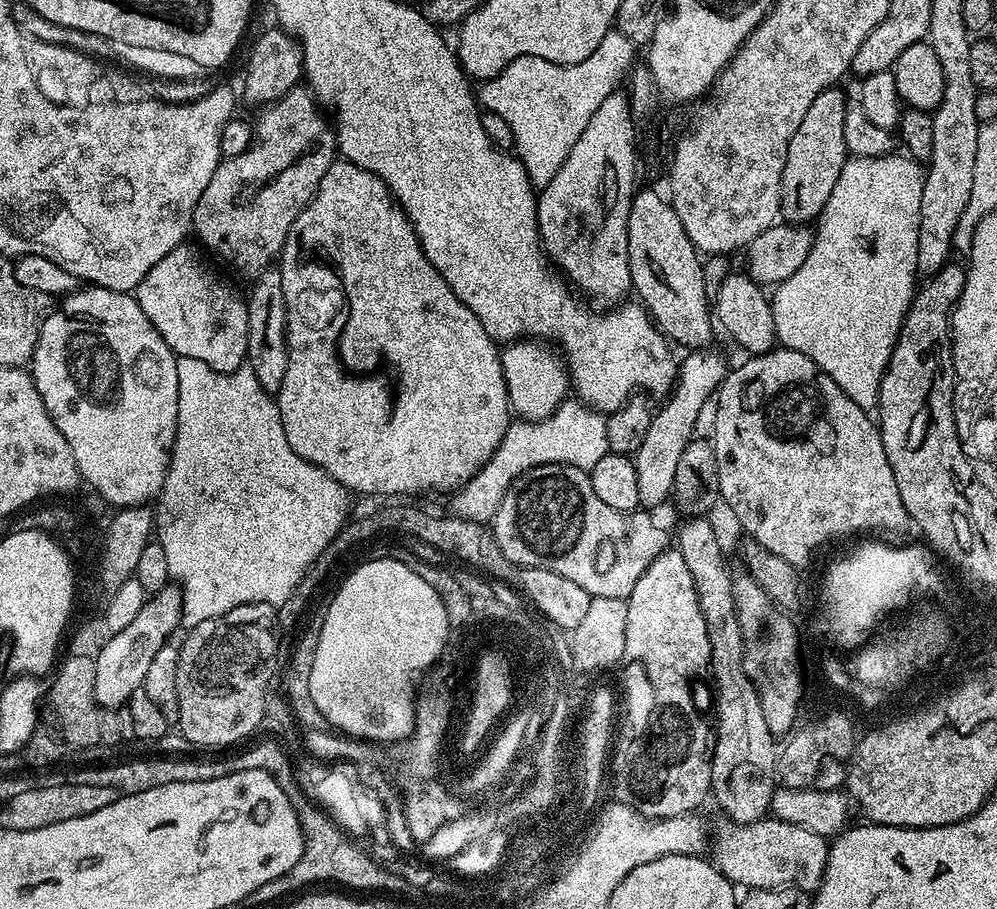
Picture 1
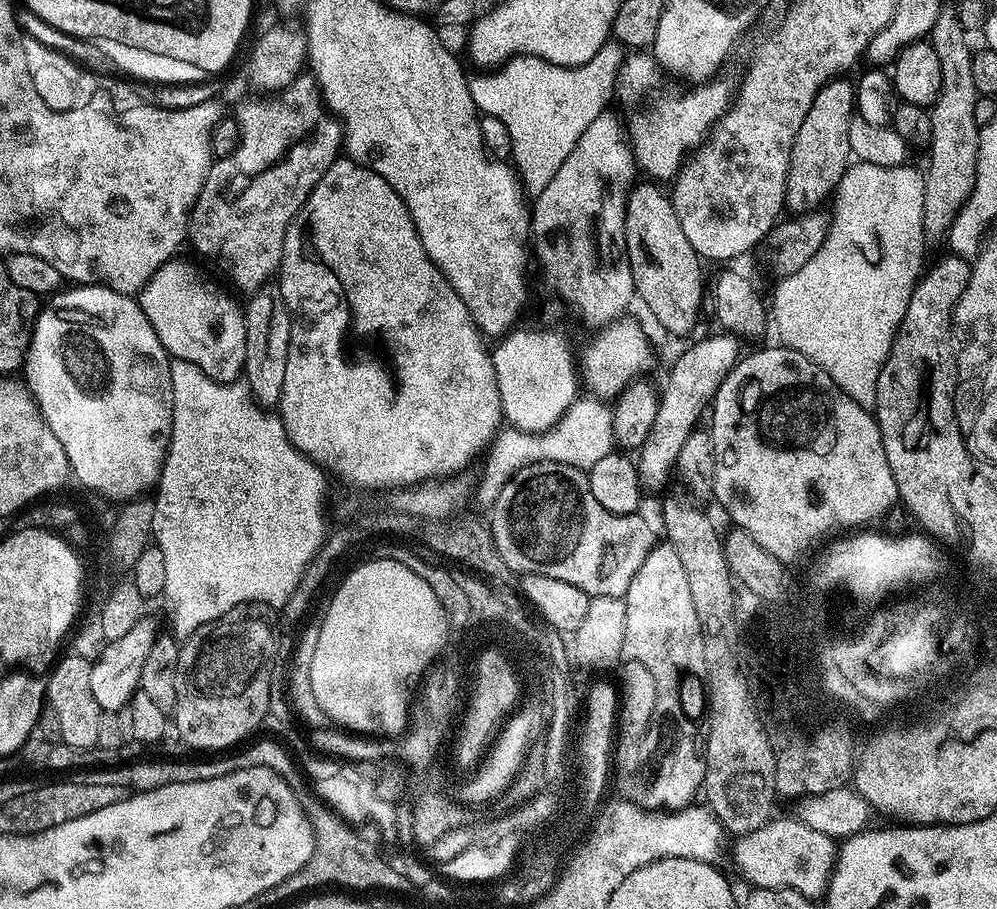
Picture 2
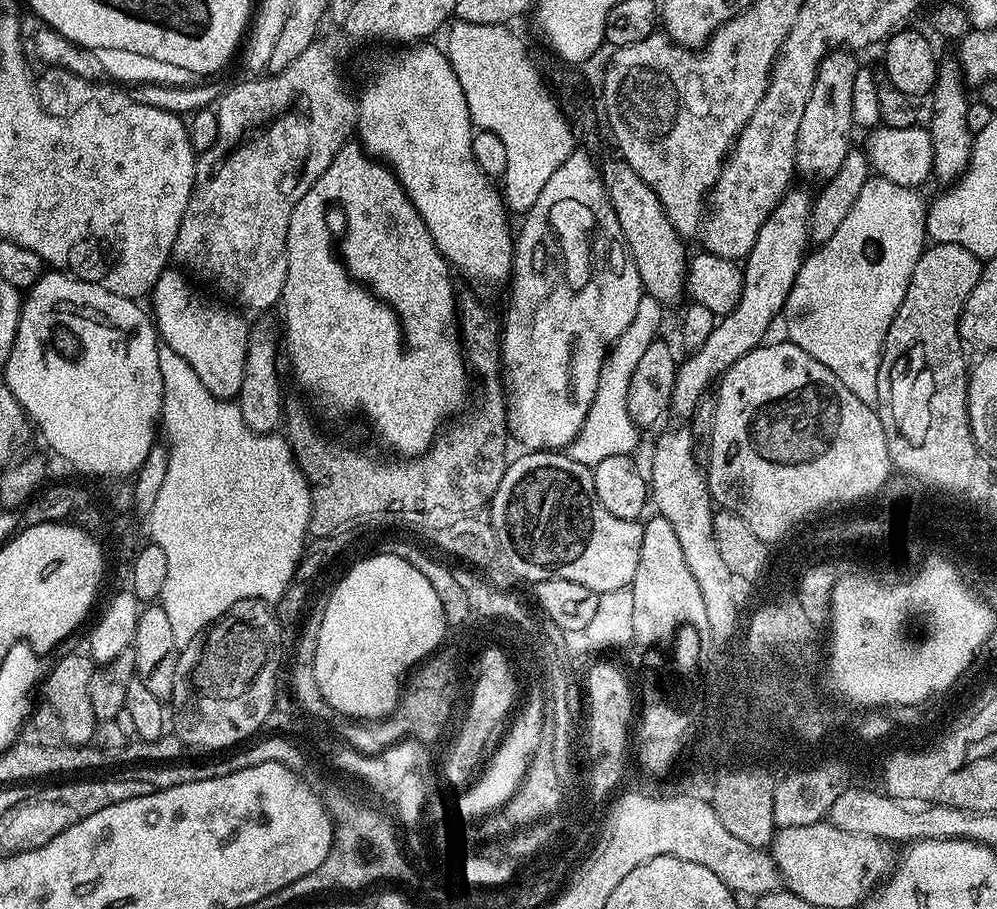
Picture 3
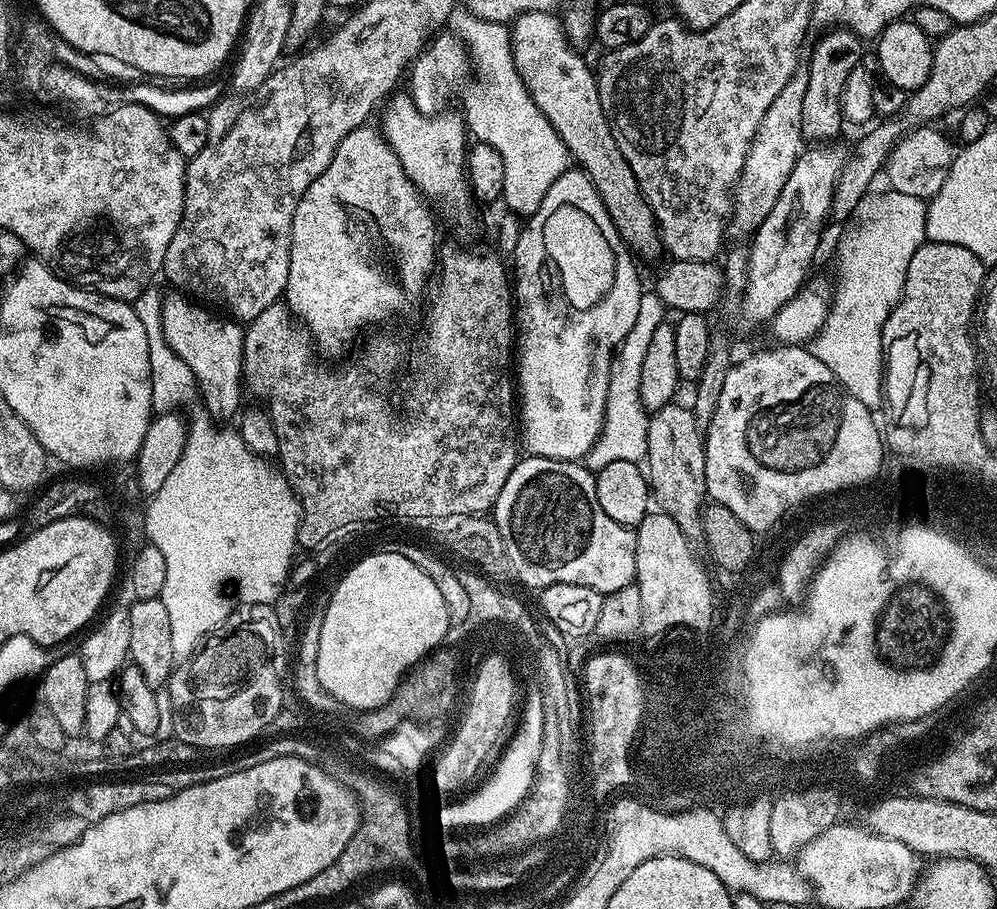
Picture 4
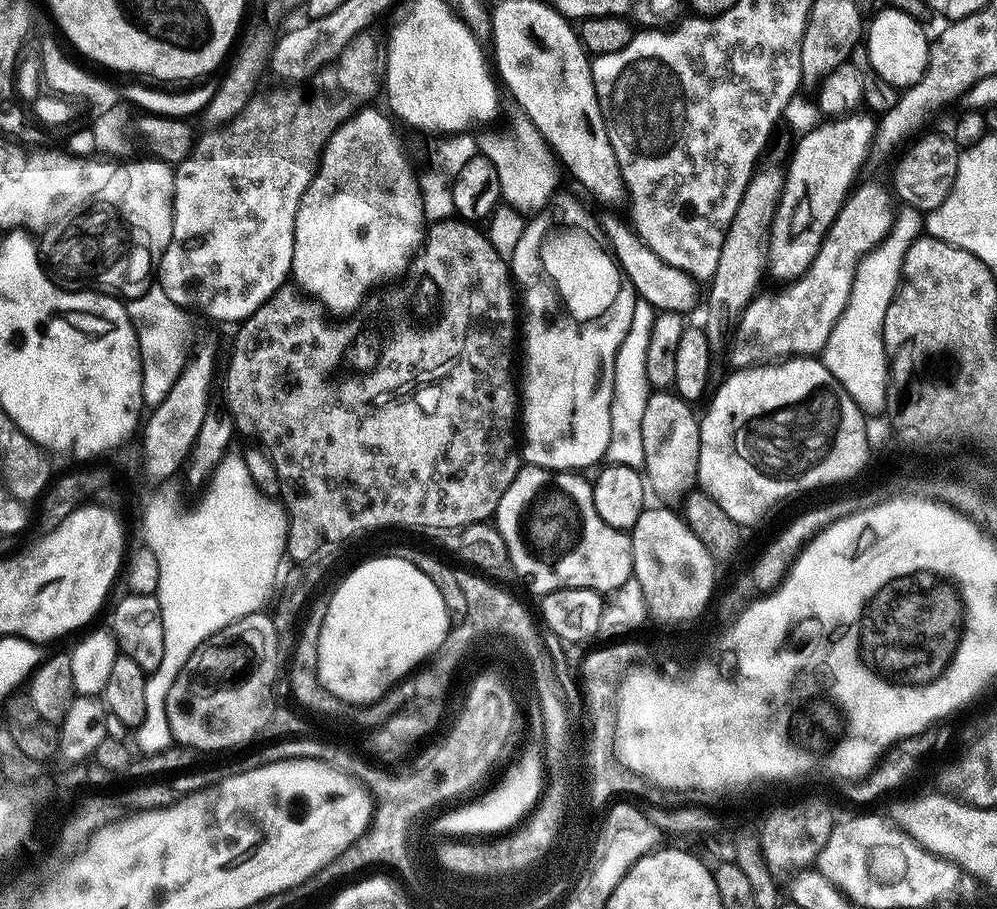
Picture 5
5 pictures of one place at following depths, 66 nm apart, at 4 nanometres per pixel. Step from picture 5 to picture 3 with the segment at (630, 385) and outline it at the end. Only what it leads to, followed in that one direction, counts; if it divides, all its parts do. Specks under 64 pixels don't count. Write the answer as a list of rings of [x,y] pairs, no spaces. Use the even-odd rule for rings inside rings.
[[[647,294],[641,295],[638,310],[634,314],[634,322],[630,322],[627,330],[612,345],[600,371],[600,385],[588,411],[584,429],[576,436],[575,442],[569,444],[566,449],[567,455],[571,456],[574,462],[582,462],[582,466],[593,469],[605,458],[632,456],[635,453],[641,433],[630,418],[626,392],[630,390],[630,376],[634,374],[634,366],[638,366],[638,358],[642,358],[646,346],[650,346],[650,342],[657,339],[660,311],[662,311],[660,301]]]

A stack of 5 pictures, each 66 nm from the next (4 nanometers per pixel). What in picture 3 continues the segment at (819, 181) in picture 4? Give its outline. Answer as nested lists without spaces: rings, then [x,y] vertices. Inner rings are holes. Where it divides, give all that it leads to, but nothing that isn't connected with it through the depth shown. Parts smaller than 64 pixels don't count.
[[[793,187],[784,193],[780,204],[766,218],[754,246],[742,261],[744,285],[740,301],[729,316],[719,317],[706,342],[691,351],[686,360],[679,361],[674,378],[674,394],[671,411],[684,418],[691,417],[692,411],[701,400],[709,395],[708,387],[715,385],[738,358],[765,343],[768,327],[776,320],[776,315],[785,311],[788,295],[794,286],[794,278],[804,265],[804,257],[810,248],[808,223],[812,217],[813,197],[802,189]]]

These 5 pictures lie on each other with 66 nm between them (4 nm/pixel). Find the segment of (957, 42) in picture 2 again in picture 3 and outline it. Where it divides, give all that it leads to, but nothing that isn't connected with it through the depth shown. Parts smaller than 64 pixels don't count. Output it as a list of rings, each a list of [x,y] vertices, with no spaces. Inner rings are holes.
[[[955,59],[939,65],[936,74],[936,87],[930,93],[930,100],[936,105],[932,108],[932,121],[926,124],[928,133],[932,136],[934,146],[934,176],[940,179],[944,186],[951,185],[964,175],[972,157],[972,141],[974,139],[970,126],[966,126],[967,110],[970,96],[967,96],[964,77]]]

